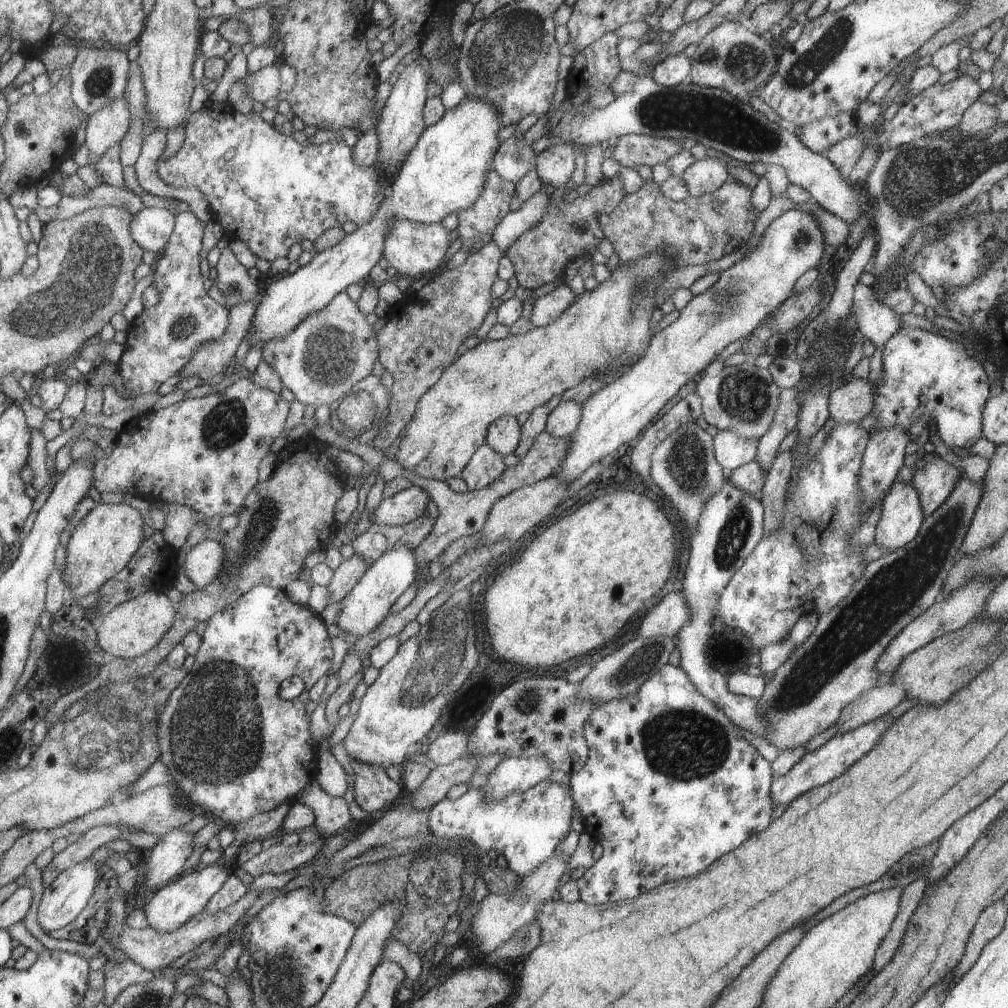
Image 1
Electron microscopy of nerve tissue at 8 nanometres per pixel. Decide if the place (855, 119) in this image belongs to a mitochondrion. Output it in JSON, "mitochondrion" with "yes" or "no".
{"mitochondrion":"no"}

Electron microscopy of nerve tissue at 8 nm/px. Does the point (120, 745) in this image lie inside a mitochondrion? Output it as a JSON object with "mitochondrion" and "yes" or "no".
{"mitochondrion":"yes"}

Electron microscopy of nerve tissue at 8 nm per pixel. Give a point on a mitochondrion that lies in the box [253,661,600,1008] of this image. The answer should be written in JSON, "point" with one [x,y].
{"point":[419,880]}

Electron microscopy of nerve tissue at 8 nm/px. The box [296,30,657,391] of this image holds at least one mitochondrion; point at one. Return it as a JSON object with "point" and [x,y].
{"point":[616,359]}

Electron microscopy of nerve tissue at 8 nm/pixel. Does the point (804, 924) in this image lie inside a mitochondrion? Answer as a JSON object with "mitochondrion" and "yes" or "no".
{"mitochondrion":"no"}

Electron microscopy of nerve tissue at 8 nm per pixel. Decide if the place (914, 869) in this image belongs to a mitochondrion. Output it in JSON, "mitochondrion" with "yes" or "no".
{"mitochondrion":"no"}

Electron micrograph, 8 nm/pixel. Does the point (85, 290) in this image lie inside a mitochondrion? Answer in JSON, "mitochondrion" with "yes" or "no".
{"mitochondrion":"yes"}

